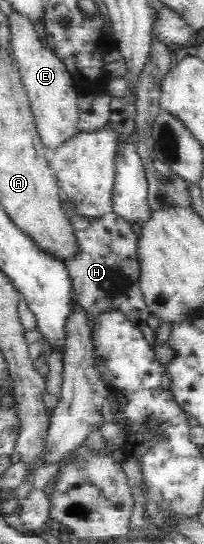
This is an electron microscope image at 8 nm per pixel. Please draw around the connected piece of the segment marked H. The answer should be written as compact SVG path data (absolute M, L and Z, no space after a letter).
M115 211L92 218L86 228L75 228L77 252L64 260L71 284L72 294L77 296L87 311L89 324L101 311L119 310L129 321L140 327L149 343L155 340L155 331L147 325L151 309L146 306L140 289L140 262L137 258L137 236L131 223Z

